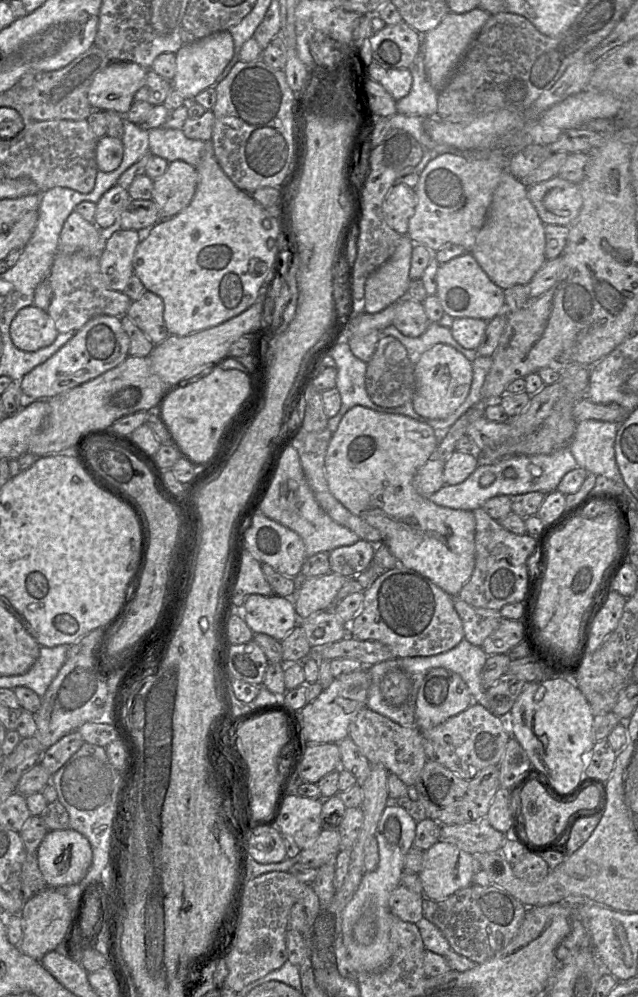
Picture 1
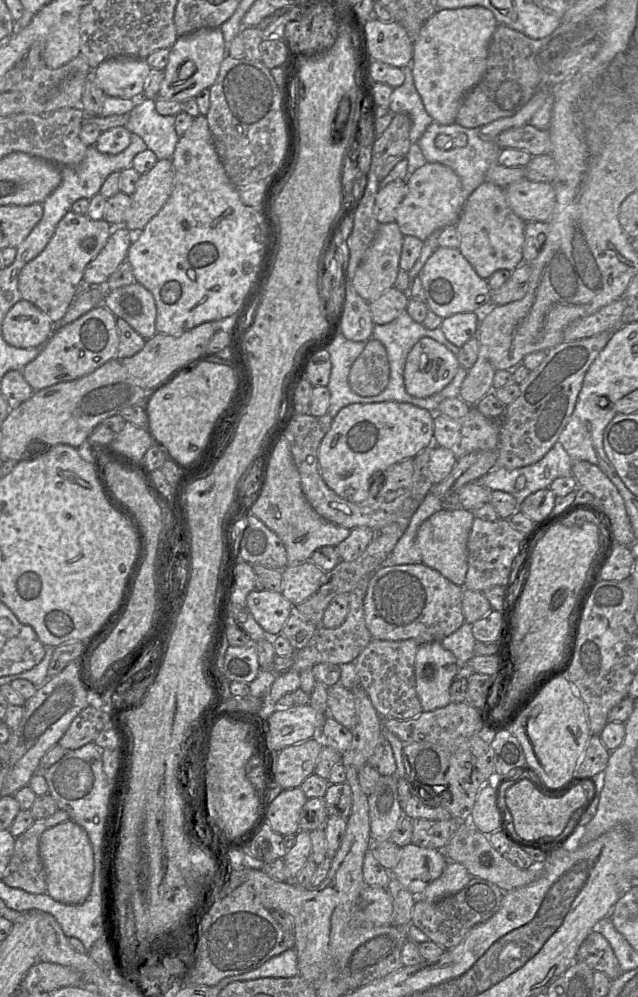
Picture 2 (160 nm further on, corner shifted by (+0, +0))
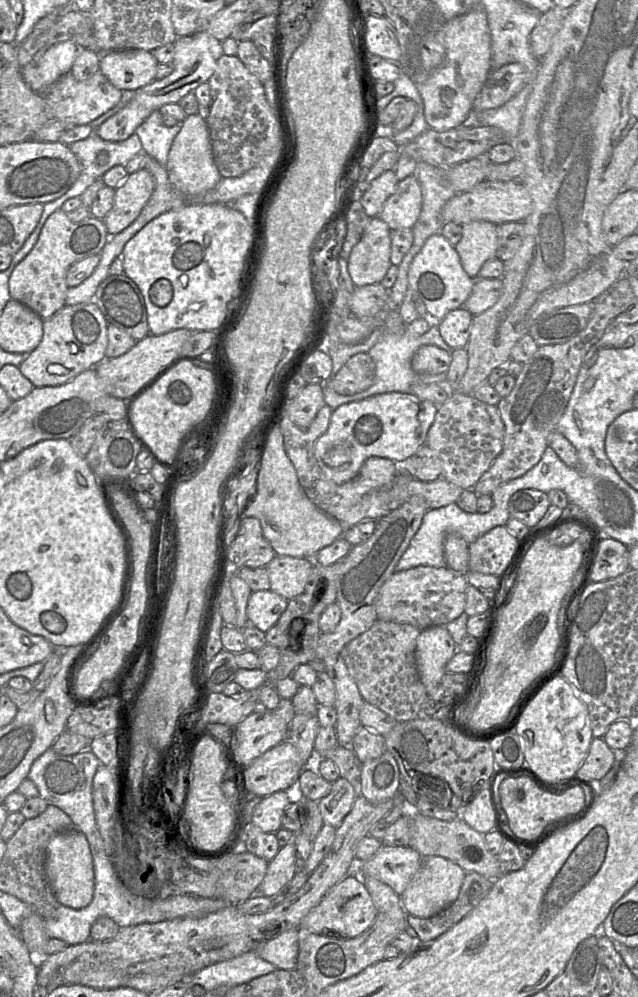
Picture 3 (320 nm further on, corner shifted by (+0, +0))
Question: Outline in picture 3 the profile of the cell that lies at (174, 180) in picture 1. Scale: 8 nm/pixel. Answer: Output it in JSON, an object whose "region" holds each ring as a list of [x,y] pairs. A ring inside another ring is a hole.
{"region":[[[146,169],[128,176],[115,188],[114,205],[102,219],[110,236],[132,224],[147,204],[155,188],[153,176]]]}

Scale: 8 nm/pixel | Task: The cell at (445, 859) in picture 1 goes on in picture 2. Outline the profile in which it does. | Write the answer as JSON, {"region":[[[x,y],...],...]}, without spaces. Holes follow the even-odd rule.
{"region":[[[409,844],[401,847],[400,860],[390,872],[392,877],[417,897],[441,876],[447,863],[448,859],[439,849]]]}

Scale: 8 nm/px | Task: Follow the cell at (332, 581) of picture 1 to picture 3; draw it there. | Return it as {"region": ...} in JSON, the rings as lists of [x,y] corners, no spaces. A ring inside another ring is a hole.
{"region":[[[276,555],[266,568],[270,590],[290,600],[303,593],[313,569],[313,560]]]}

